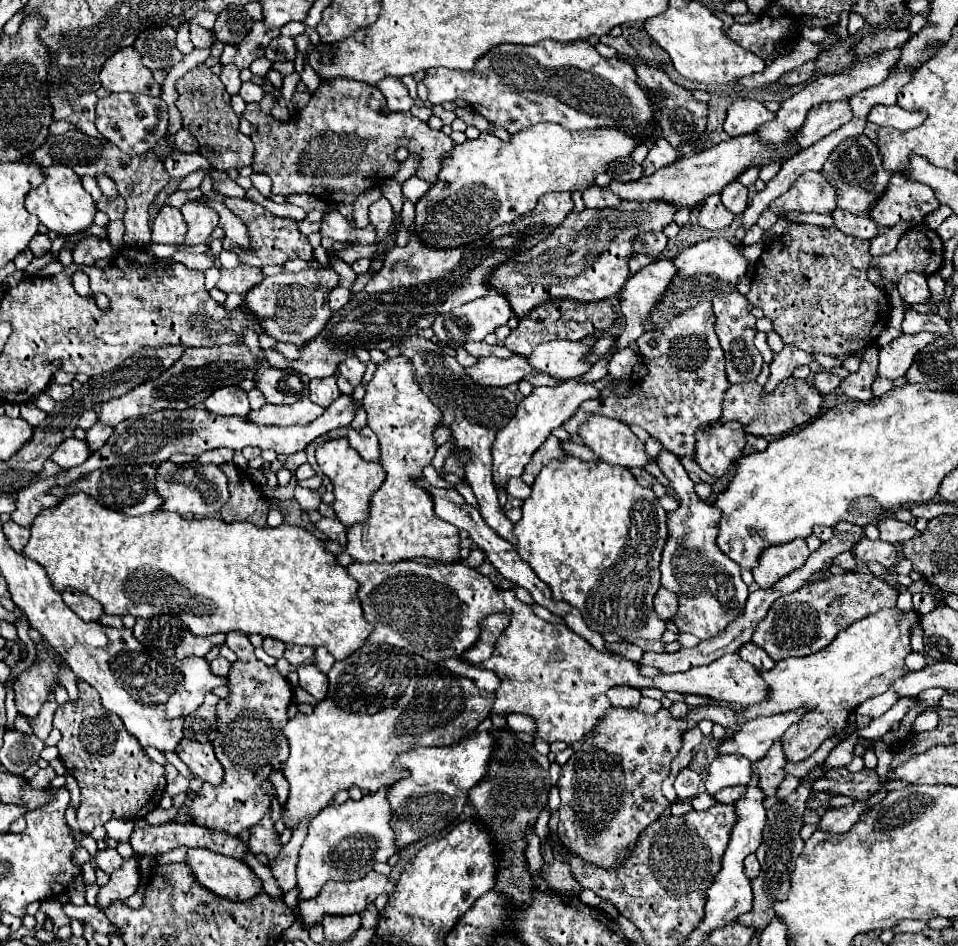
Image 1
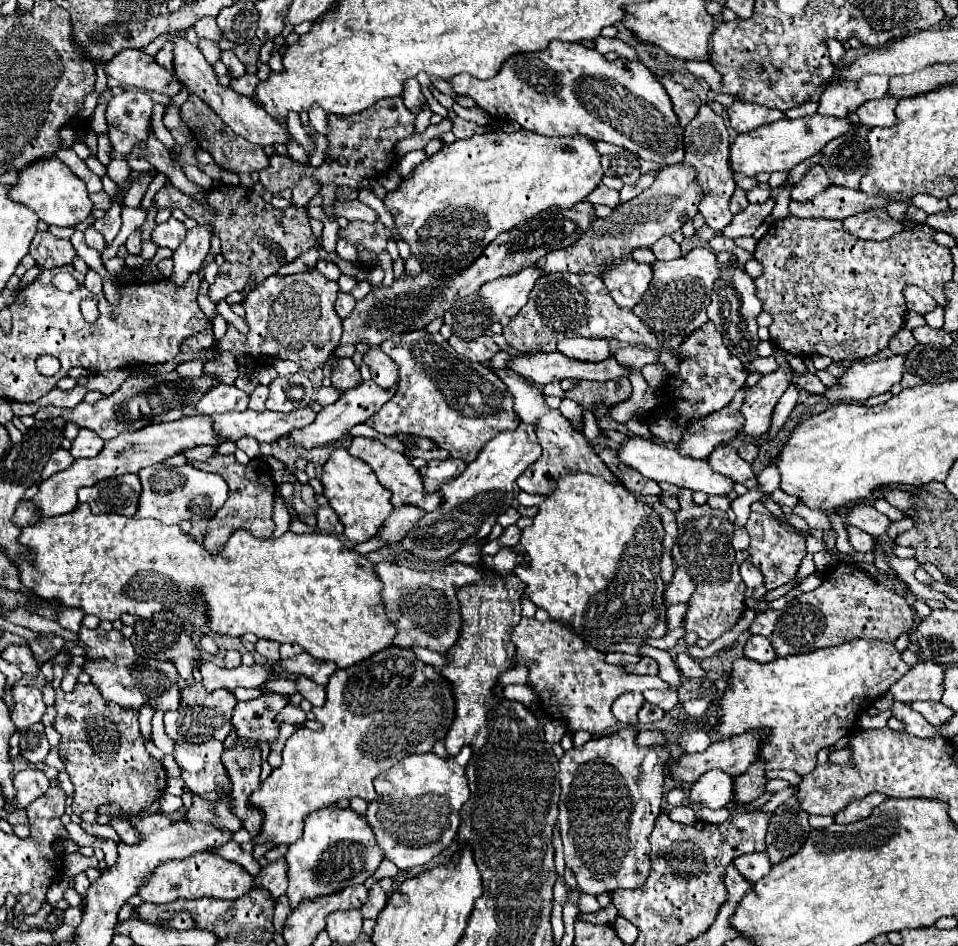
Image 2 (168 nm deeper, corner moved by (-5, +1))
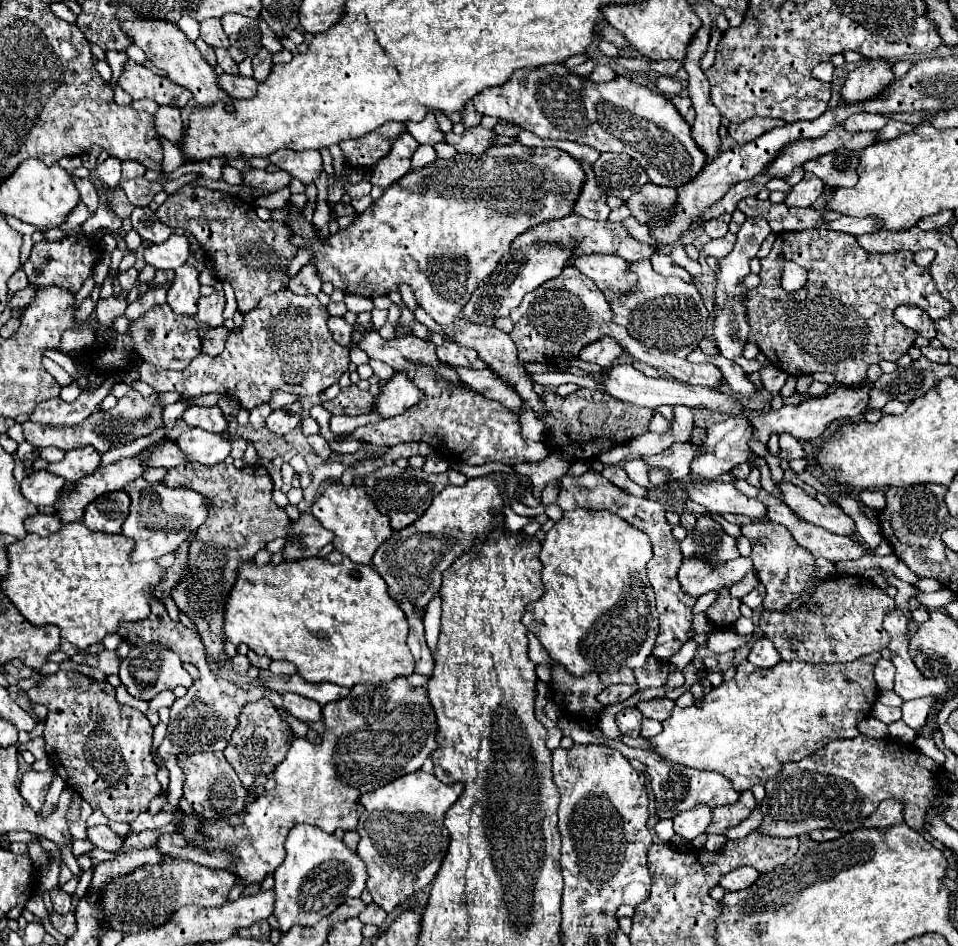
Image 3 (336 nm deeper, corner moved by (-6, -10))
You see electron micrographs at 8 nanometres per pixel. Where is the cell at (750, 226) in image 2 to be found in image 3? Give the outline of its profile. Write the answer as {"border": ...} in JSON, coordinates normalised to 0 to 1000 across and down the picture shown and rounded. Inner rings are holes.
{"border":[[[759,246],[757,251],[753,253],[742,253],[738,259],[736,259],[736,270],[744,270],[748,274],[757,272],[759,267],[763,267],[763,263],[767,261],[767,246]]]}

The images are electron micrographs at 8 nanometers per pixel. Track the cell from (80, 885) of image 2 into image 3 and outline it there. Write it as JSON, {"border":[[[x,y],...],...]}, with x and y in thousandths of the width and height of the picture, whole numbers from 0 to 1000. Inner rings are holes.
{"border":[[[64,894],[64,908],[72,916],[77,926],[85,927],[87,921],[82,916],[73,895]]]}

